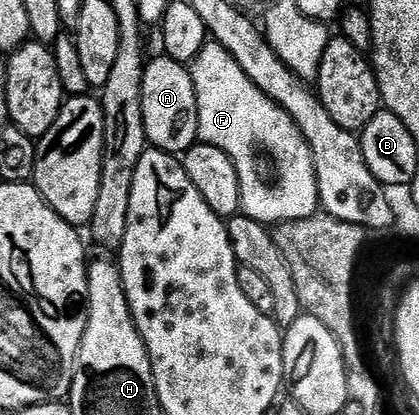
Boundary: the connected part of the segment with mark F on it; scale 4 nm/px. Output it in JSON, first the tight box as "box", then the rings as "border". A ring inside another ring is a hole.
{"box":[189,44,319,224],"border":[[[207,44],[189,67],[194,81],[198,105],[198,136],[207,146],[224,151],[236,168],[242,197],[241,213],[247,218],[267,224],[300,222],[319,213],[318,177],[310,145],[296,128],[296,124],[250,80],[242,68],[228,56],[223,46]]]}

